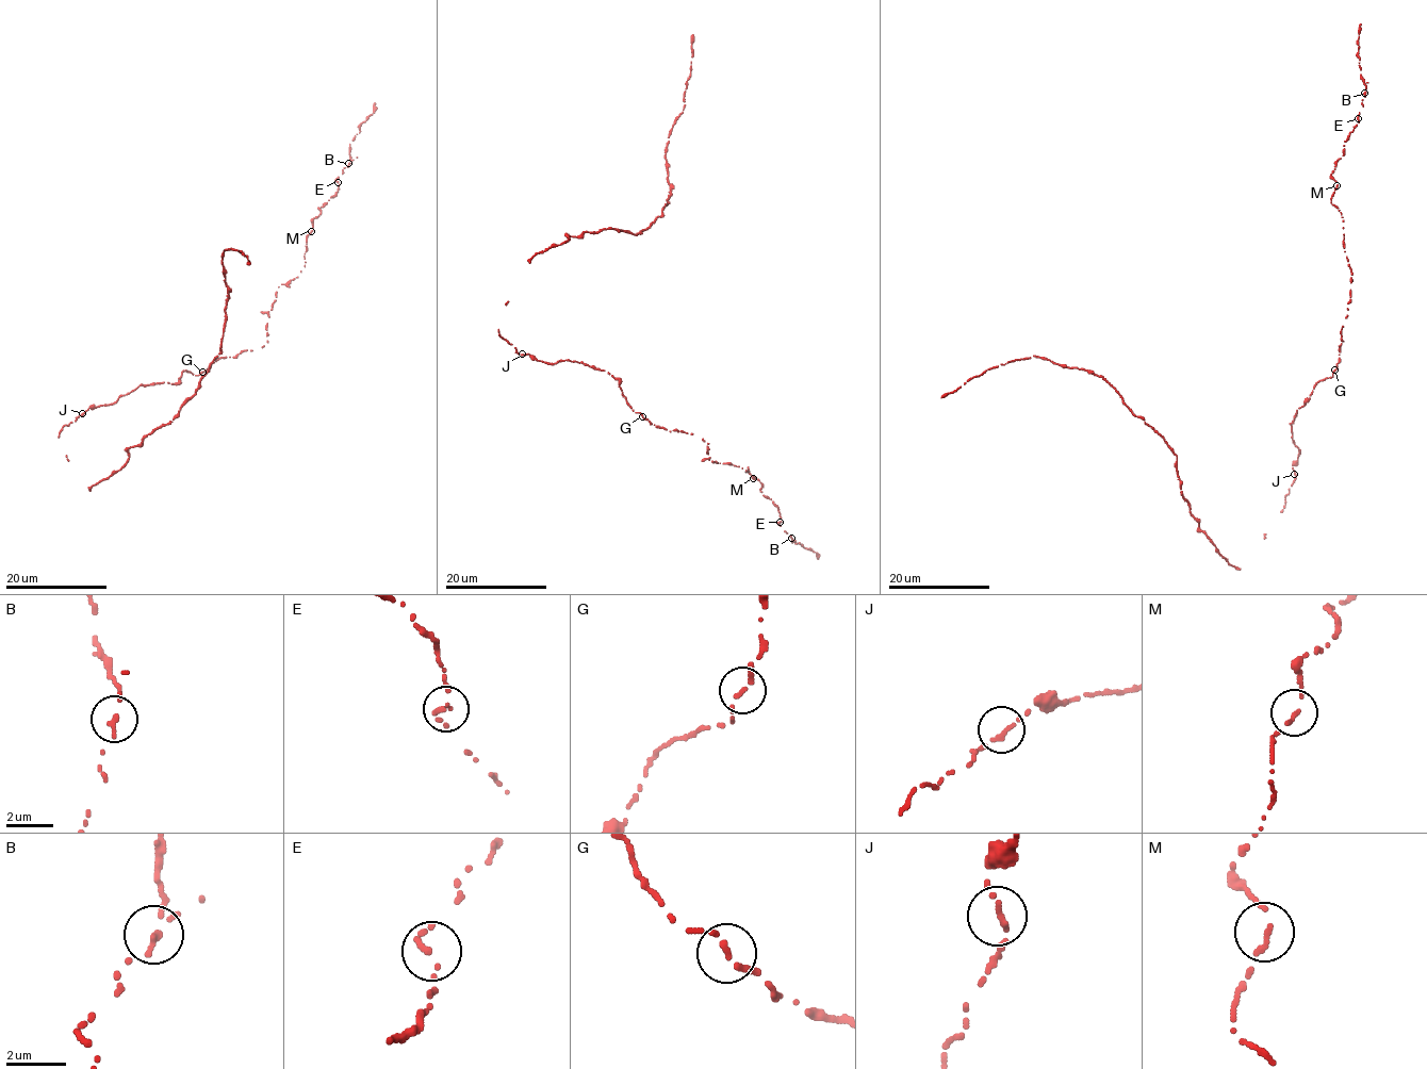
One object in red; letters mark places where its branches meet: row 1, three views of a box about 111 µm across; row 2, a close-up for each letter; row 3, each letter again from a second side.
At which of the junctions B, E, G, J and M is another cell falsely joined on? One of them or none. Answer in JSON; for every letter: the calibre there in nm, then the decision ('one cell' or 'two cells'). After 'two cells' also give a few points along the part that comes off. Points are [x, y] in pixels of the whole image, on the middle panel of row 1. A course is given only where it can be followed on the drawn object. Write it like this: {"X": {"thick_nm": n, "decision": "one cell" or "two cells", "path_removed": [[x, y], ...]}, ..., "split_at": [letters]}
{"B": {"thick_nm": 220, "decision": "two cells", "path_removed": [[790, 538], [815, 552], [818, 559]]}, "E": {"thick_nm": 240, "decision": "one cell"}, "G": {"thick_nm": 200, "decision": "one cell"}, "J": {"thick_nm": 220, "decision": "one cell"}, "M": {"thick_nm": 220, "decision": "one cell"}, "split_at": ["B"]}

